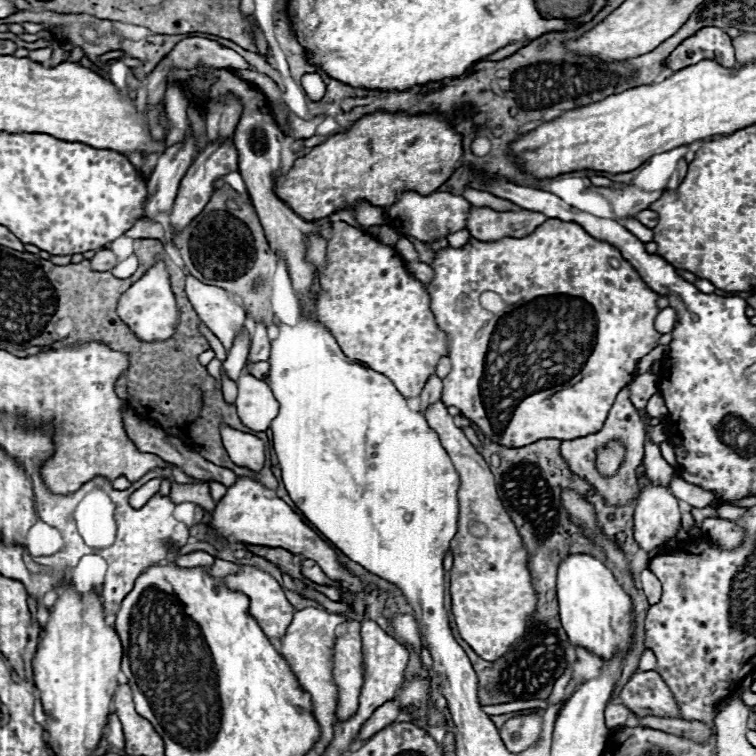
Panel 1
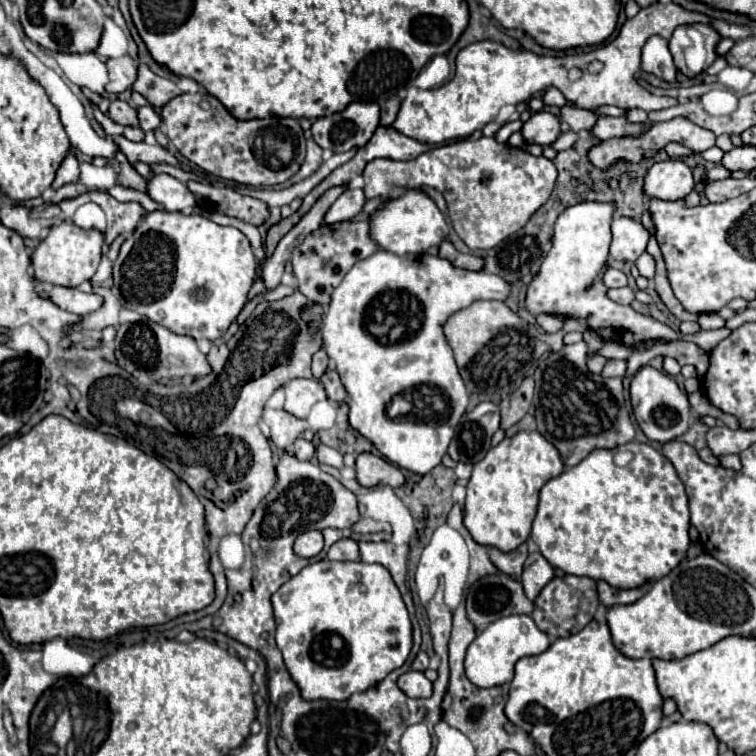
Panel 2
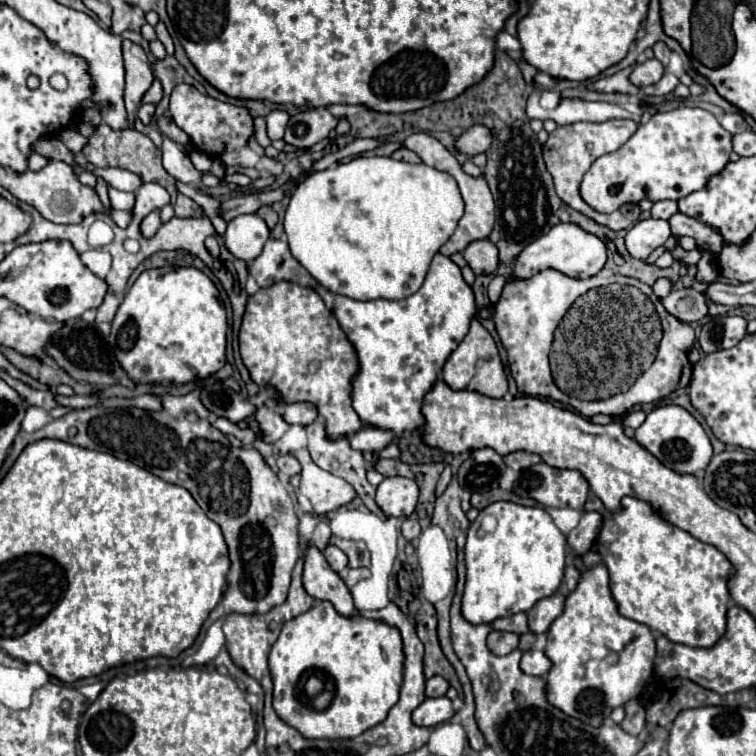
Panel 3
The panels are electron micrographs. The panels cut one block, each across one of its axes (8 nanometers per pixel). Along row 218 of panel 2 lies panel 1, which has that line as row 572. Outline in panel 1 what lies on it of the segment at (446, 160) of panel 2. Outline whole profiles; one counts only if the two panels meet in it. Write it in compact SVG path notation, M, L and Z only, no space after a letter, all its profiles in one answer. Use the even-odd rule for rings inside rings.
M442 402L430 404L424 416L430 428L438 432L442 446L450 454L454 468L460 474L458 532L450 542L450 550L454 554L454 566L450 570L450 594L456 628L462 640L468 642L478 656L494 662L524 634L524 622L532 616L536 606L536 594L526 568L526 550L498 498L494 476L488 464L468 442L464 432L454 424L454 418L446 412L446 406ZM472 520L486 524L488 532L482 538L470 534L468 522Z

